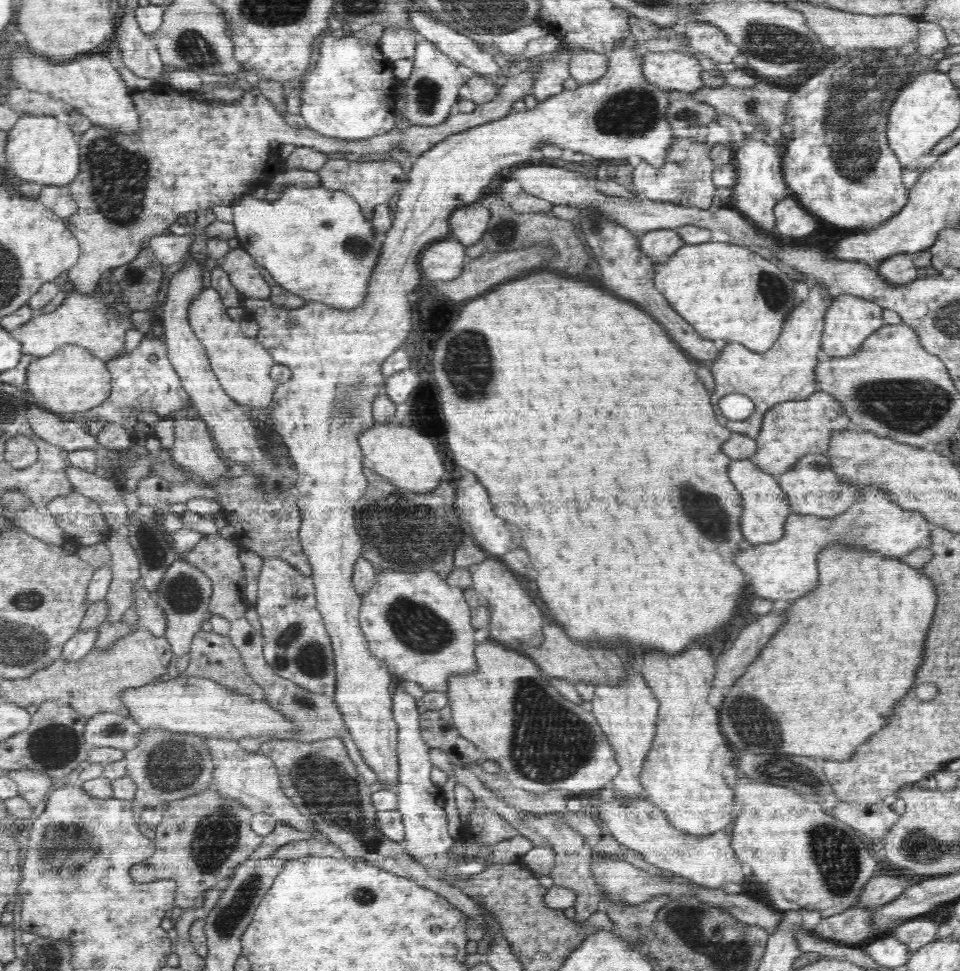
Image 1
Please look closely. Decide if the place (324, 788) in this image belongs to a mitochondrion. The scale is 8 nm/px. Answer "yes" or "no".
yes

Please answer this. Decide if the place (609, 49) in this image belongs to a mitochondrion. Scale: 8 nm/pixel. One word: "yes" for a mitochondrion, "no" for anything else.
no

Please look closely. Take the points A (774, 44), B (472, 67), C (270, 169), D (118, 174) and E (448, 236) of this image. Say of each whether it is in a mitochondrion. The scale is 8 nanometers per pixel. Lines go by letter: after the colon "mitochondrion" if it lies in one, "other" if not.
A: mitochondrion
B: other
C: other
D: mitochondrion
E: other

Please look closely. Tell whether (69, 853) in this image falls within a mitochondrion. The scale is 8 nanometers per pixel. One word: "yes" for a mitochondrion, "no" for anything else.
yes

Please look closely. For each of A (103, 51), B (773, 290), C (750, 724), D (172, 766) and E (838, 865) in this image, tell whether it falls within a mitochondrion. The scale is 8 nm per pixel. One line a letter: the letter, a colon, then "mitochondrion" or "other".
A: other
B: mitochondrion
C: mitochondrion
D: mitochondrion
E: mitochondrion

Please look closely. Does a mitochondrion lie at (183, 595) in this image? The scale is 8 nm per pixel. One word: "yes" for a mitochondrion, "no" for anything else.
yes

